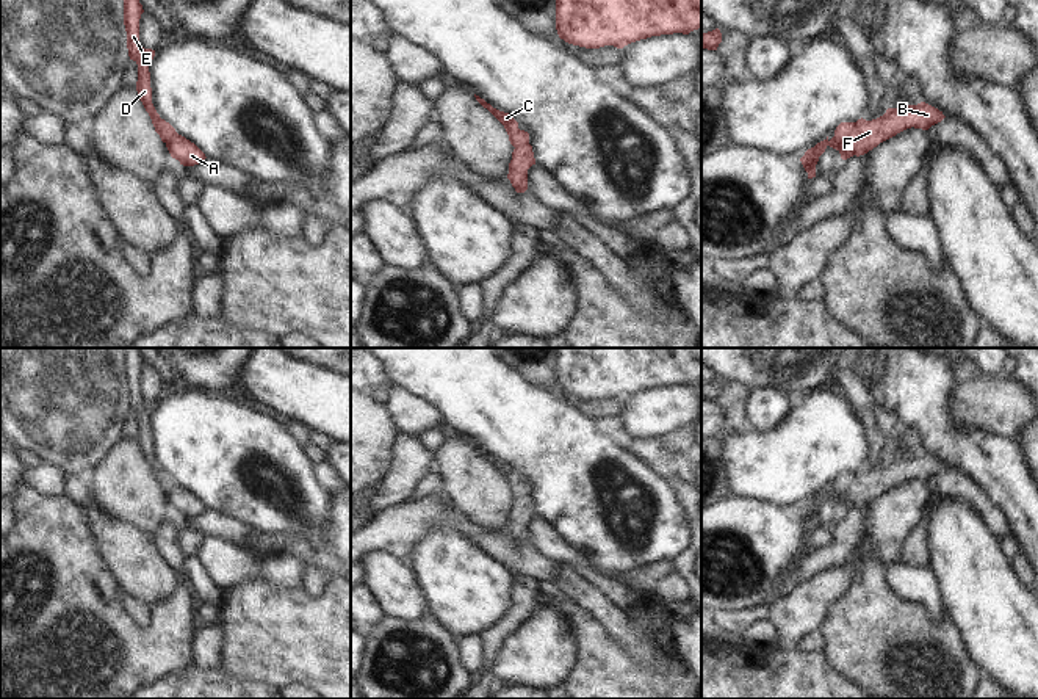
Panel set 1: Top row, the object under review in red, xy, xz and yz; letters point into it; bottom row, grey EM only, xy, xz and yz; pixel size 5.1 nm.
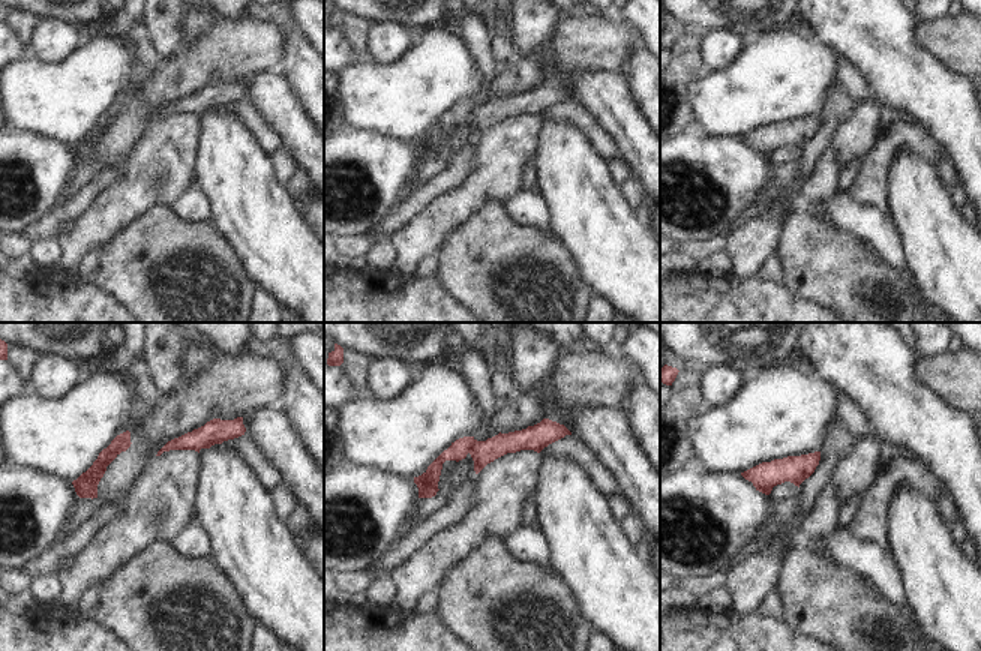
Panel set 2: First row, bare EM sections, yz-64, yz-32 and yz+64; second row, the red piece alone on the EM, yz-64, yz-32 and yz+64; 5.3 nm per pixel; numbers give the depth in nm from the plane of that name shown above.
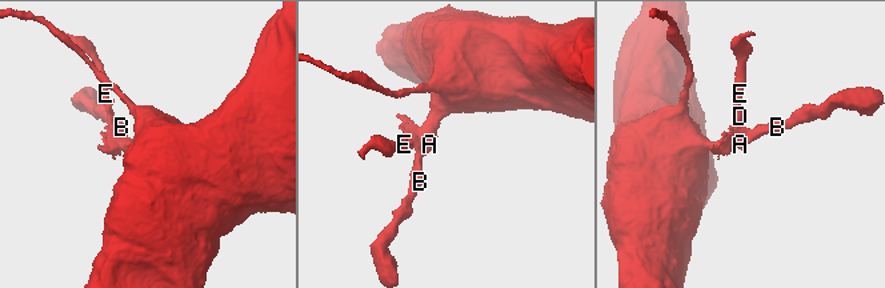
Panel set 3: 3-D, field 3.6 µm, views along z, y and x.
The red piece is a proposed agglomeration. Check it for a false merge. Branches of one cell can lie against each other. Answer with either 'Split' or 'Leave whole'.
Split.

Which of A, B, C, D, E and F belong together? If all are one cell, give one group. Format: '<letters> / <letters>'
A B F / C D E

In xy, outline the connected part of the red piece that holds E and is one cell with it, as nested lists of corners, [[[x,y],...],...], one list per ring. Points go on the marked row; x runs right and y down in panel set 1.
[[[124,0],[124,25],[127,31],[128,56],[138,64],[136,91],[152,119],[155,132],[160,135],[161,141],[166,143],[166,136],[177,132],[169,122],[160,118],[152,103],[149,66],[155,56],[155,50],[144,49],[139,42],[139,19],[142,13],[144,9],[139,0]]]

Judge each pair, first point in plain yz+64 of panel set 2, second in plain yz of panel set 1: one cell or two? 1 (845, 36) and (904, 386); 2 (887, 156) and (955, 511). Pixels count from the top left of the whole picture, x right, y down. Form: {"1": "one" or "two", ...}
{"1": "one", "2": "two"}

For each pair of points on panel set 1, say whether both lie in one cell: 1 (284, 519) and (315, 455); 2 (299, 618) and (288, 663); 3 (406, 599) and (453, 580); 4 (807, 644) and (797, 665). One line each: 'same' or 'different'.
1: different
2: same
3: different
4: different

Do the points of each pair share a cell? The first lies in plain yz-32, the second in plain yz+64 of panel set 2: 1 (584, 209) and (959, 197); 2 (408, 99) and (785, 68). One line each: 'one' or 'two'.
1: two
2: one

